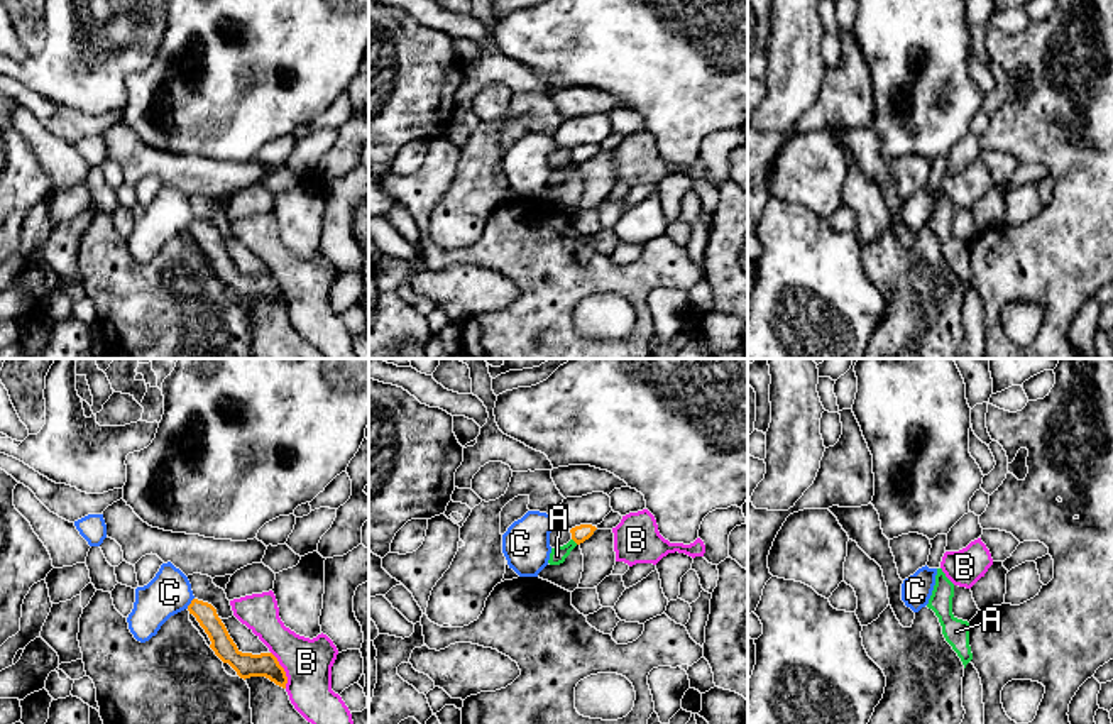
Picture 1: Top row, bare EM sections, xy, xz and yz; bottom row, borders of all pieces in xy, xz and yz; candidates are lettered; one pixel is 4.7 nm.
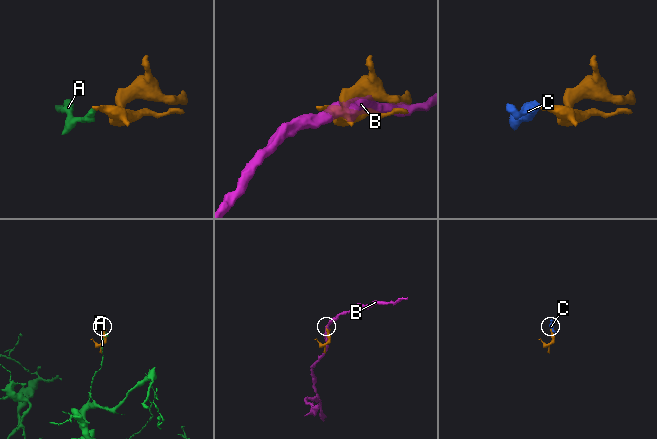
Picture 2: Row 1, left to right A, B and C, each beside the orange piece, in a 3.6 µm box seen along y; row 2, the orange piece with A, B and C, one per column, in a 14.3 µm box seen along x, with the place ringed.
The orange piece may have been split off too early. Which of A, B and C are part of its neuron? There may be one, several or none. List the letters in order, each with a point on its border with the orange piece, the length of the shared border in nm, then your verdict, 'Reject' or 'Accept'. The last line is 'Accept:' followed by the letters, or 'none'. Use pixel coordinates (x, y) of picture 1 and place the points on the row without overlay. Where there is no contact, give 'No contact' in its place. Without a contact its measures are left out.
A: Touches orange at xz (575, 163). Shared border 40 nm. Reject
B: Touches orange at xy (283, 291). Shared border 190 nm. Reject
C: Touches orange at xy (191, 224). Shared border 70 nm. Accept
Accept: C

